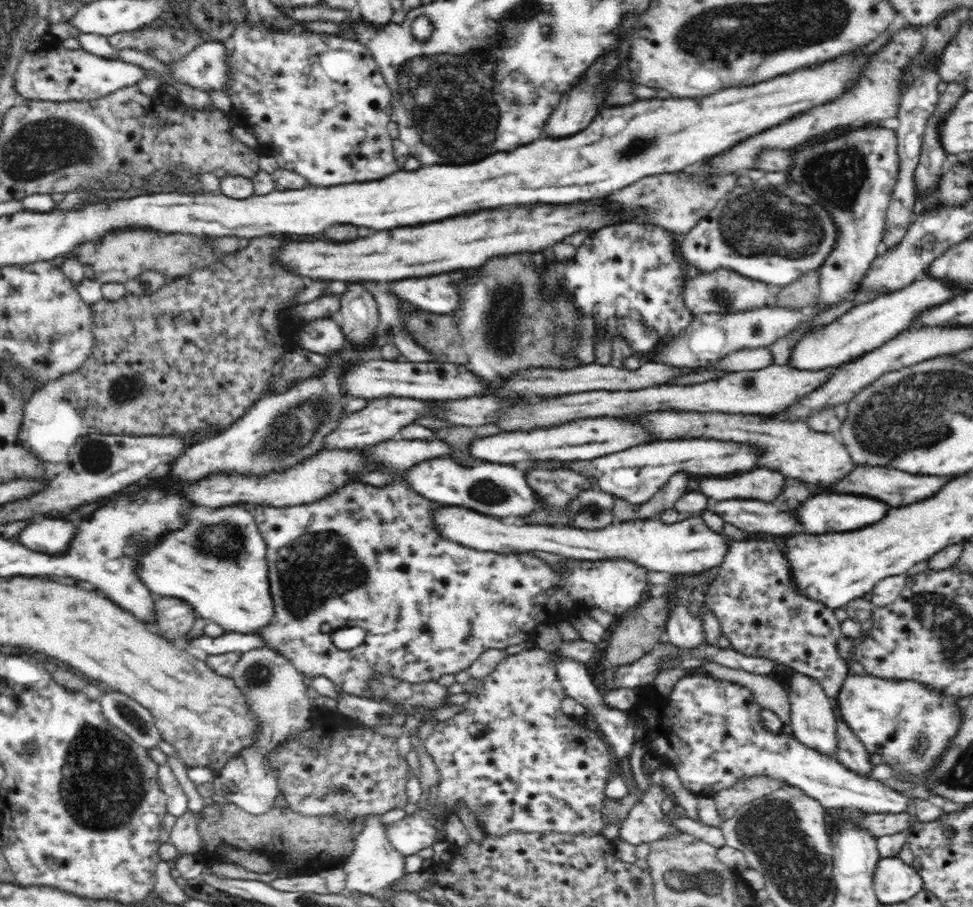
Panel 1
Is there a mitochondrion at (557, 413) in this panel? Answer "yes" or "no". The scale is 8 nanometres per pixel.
no

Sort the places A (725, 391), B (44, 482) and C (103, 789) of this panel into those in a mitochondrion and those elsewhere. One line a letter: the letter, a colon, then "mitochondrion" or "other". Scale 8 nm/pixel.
A: other
B: other
C: mitochondrion

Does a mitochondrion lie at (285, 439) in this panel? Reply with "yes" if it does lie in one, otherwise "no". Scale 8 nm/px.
yes

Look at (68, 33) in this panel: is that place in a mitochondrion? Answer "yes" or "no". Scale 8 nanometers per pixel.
no

